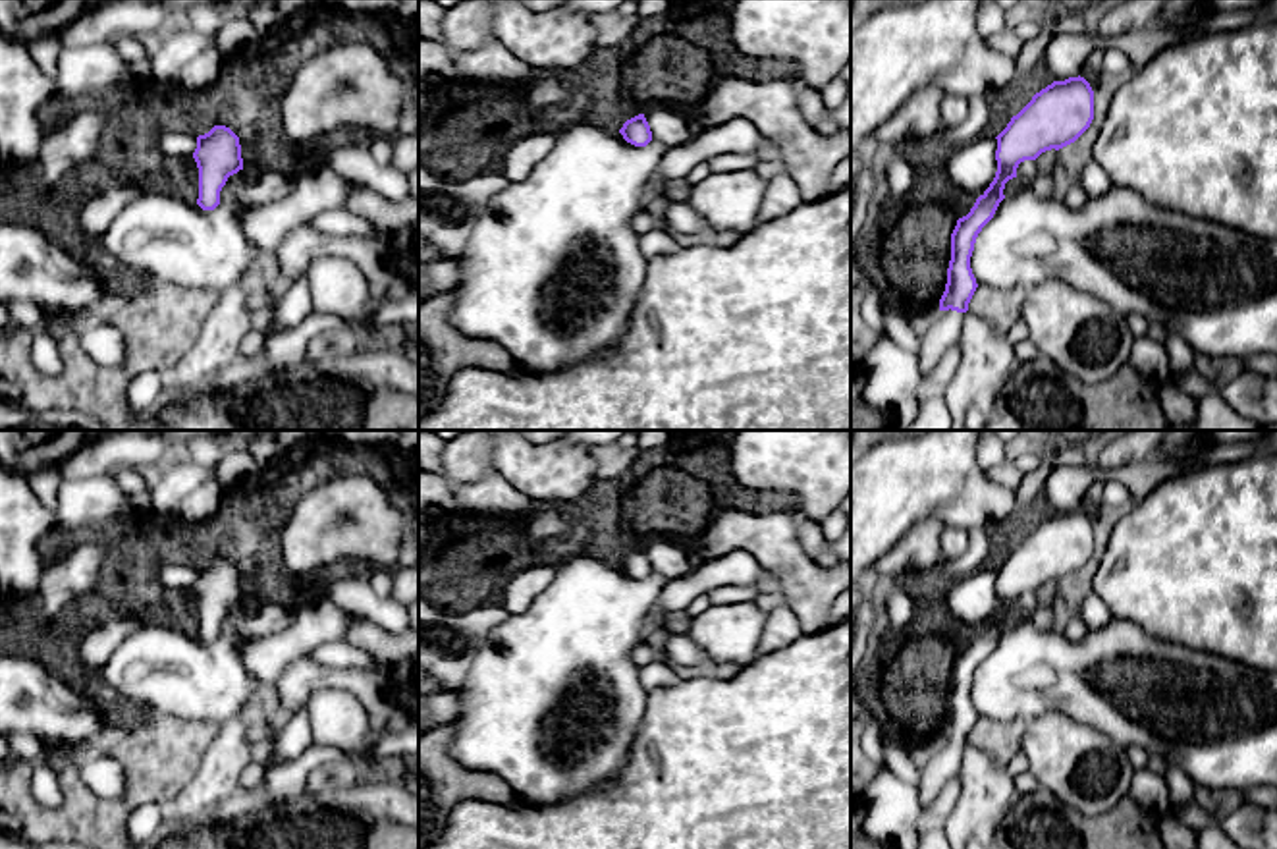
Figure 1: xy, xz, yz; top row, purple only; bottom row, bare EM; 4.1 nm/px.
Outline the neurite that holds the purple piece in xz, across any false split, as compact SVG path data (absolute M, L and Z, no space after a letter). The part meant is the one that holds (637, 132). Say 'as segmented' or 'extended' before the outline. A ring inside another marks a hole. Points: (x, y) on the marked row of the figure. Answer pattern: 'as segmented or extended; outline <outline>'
as segmented; outline M638 114L623 123L619 129L623 139L635 147L646 147L652 141L650 125L644 114Z

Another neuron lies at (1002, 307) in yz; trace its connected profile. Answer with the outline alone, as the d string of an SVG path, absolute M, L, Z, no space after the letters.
M978 286L968 303L968 311L986 318L995 332L1007 336L1009 330L1020 320L1024 297L1026 289L1020 288L997 289Z

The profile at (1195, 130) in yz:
M1258 21L1244 29L1190 39L1165 48L1146 66L1130 71L1111 100L1109 114L1094 145L1094 160L1105 170L1111 183L1138 191L1150 205L1211 220L1256 237L1277 239L1277 21Z

